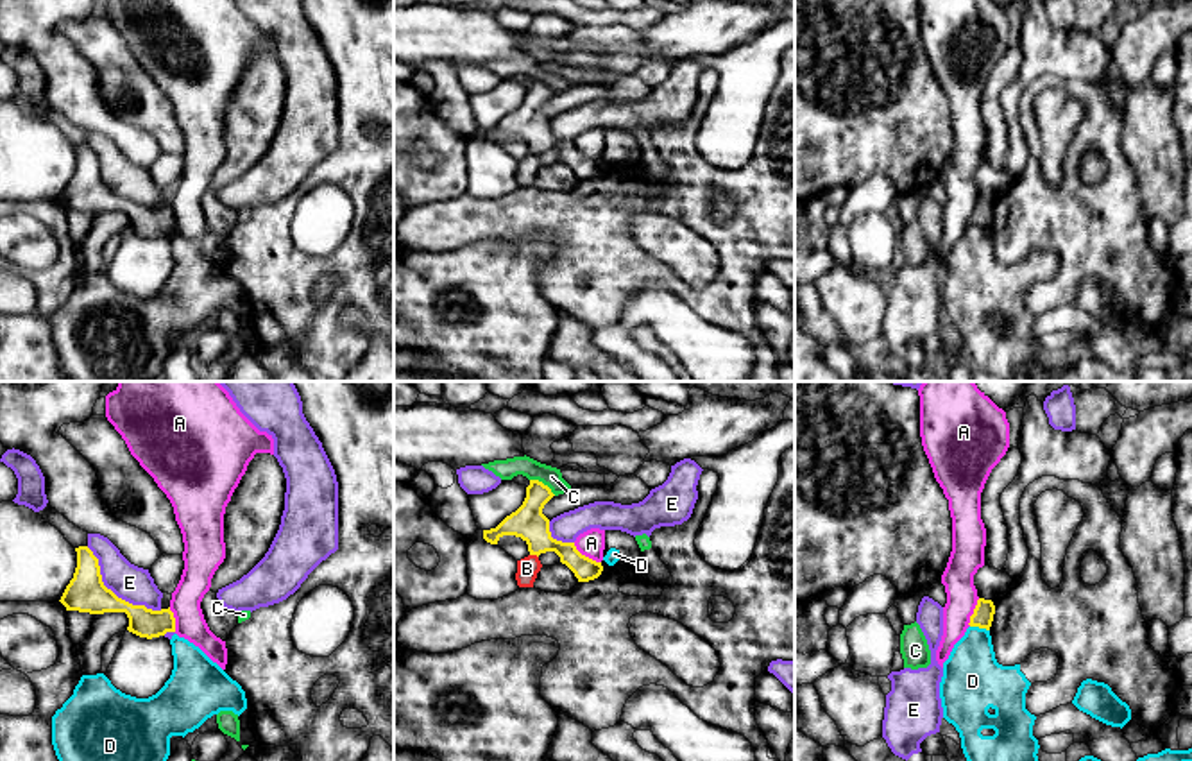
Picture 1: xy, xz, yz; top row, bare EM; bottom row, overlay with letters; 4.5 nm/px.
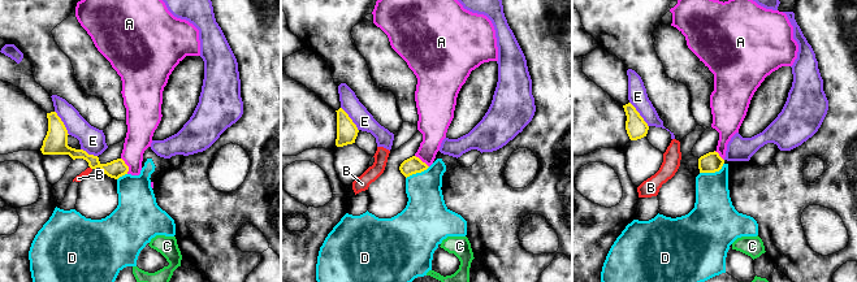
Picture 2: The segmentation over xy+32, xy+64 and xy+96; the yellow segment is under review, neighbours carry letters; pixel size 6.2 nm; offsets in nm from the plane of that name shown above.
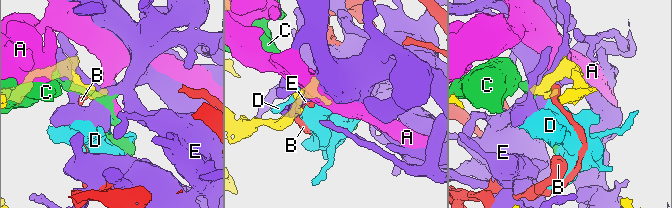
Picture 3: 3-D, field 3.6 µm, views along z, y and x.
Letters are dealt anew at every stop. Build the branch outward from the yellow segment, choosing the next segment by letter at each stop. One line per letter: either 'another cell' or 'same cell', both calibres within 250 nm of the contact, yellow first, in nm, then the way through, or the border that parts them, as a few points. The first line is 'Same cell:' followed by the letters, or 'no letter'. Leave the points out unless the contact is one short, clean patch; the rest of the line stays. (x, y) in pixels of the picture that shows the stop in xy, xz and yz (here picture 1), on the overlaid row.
Same cell: no letter
A: another cell | 130/120 nm | along xz (573, 543), (582, 554), (600, 563)
B: another cell | 150/100 nm | along xz (530, 554), (537, 557)
C: another cell | 150/90 nm
D: another cell | 100/280 nm | along yz (970, 625), (988, 631)
E: another cell | 180/160 nm

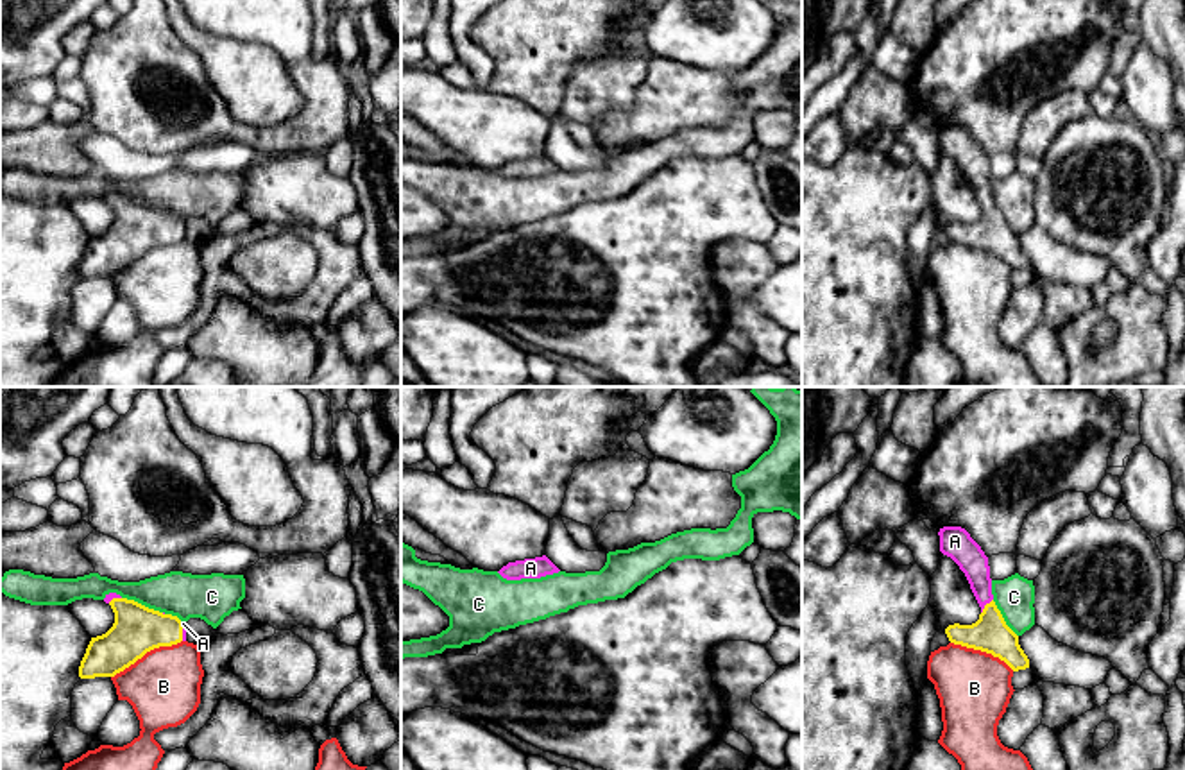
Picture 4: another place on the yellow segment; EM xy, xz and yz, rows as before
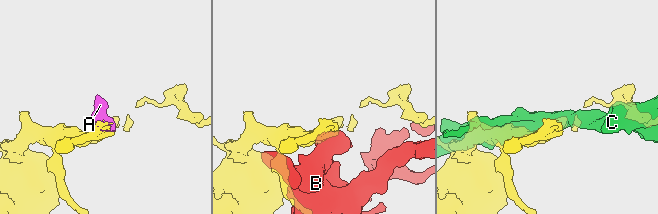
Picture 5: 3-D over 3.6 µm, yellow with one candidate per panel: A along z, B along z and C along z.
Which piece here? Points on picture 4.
Same cell: A
A: same cell | 170/140 nm | across yz (990, 634), (990, 613), (985, 606), (976, 566), (967, 554)
B: another cell | 220/320 nm | along xy (181, 640), (147, 650), (111, 677)
C: another cell | 220/200 nm

